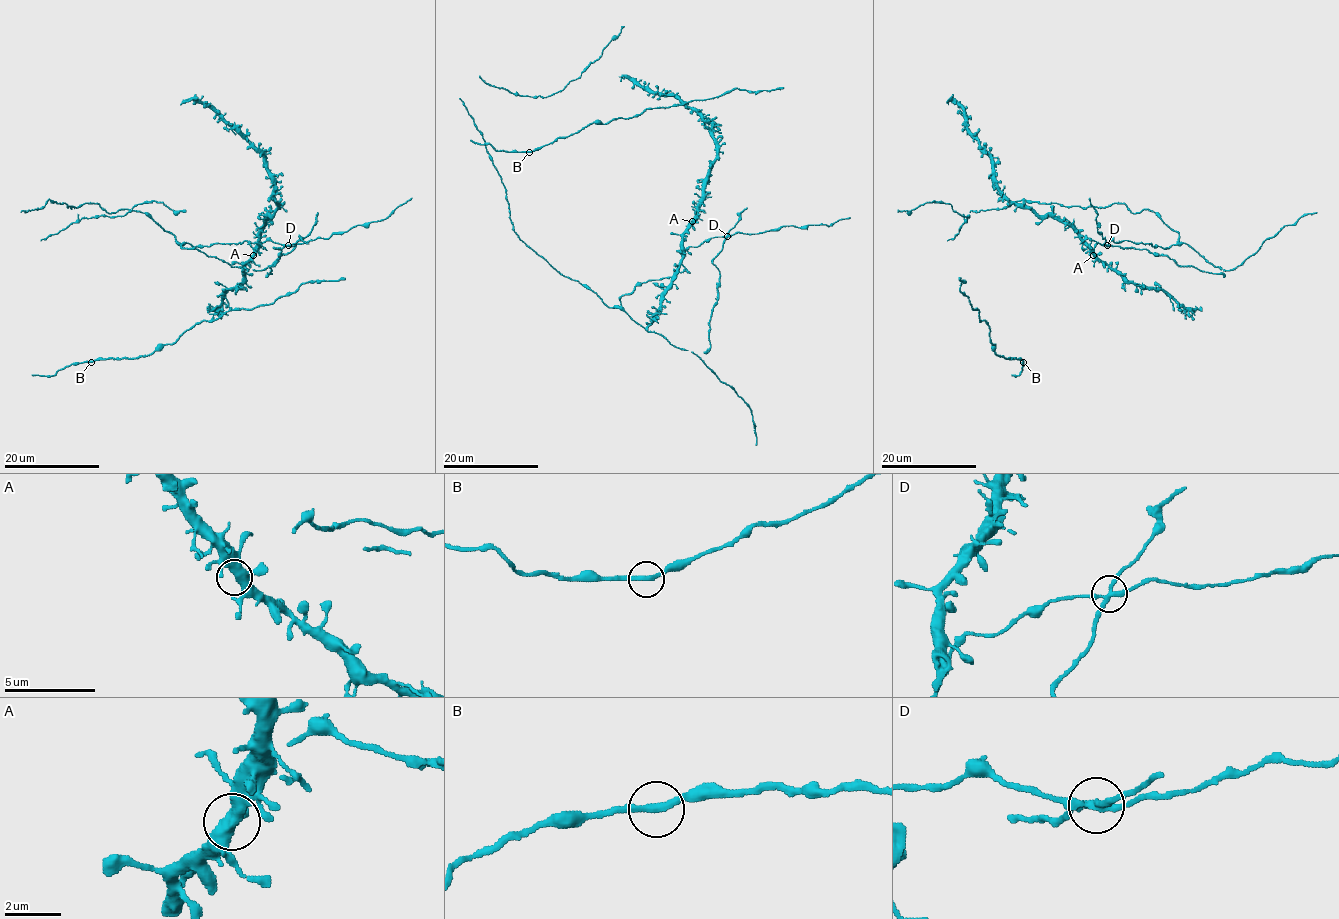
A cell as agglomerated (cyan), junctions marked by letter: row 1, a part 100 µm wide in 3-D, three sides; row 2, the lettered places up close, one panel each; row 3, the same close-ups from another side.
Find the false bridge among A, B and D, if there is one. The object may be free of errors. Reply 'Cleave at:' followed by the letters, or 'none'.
Cleave at: D

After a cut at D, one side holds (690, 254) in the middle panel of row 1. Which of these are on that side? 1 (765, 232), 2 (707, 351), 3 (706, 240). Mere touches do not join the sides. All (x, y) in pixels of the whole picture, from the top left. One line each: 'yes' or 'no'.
1: yes
2: no
3: yes

